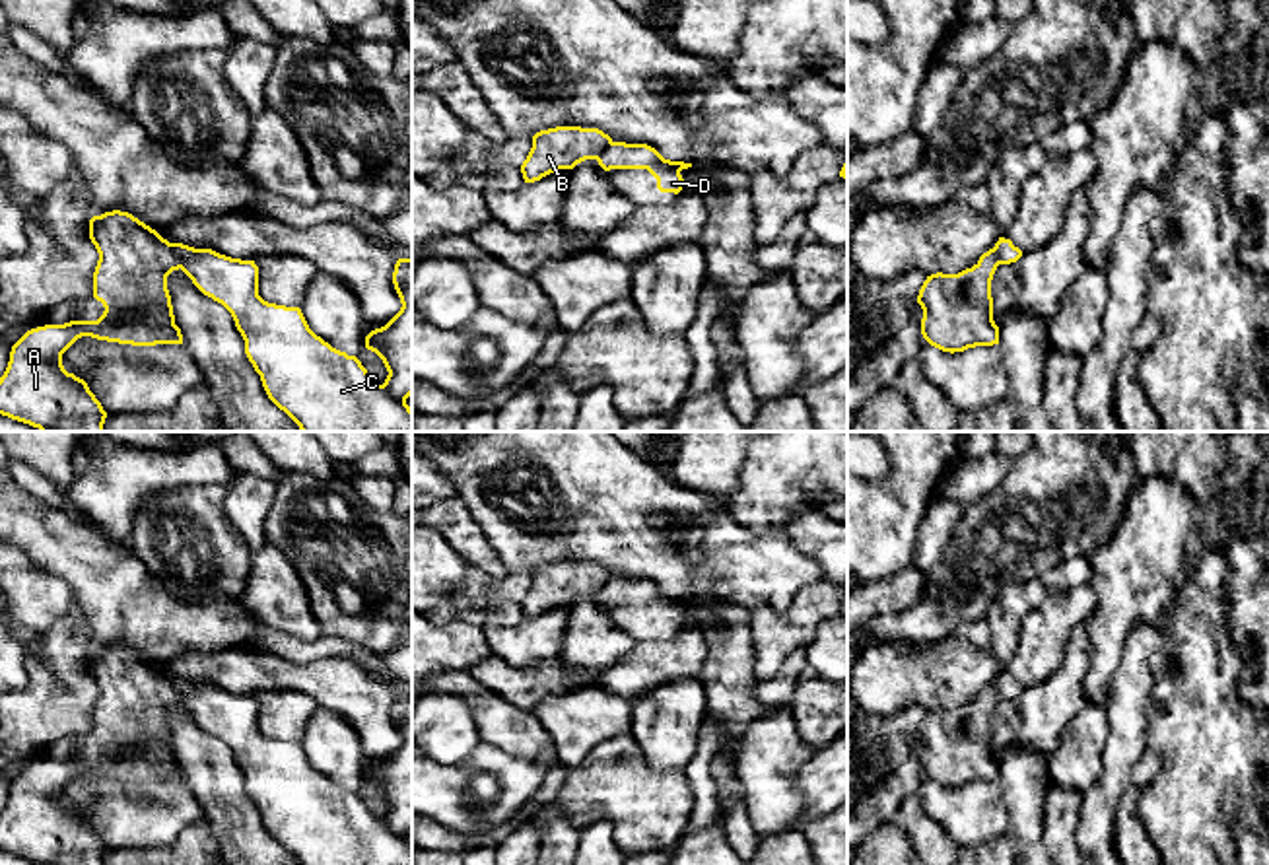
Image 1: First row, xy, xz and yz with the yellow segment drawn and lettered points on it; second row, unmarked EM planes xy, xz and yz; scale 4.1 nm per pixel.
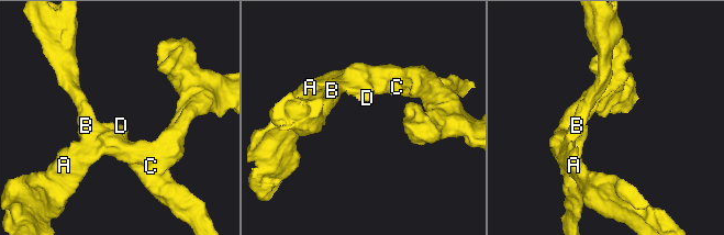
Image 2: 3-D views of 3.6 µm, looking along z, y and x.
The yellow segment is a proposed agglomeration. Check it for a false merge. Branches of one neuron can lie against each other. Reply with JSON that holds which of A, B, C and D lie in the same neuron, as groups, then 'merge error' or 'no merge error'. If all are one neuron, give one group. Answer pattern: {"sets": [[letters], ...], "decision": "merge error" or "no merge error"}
{"sets": [["A", "B"], ["C", "D"]], "decision": "merge error"}

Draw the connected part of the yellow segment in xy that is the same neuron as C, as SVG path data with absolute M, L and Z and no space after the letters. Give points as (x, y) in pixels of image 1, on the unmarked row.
M171 678L185 709L233 752L268 834L299 865L412 865L412 844L393 834L356 791L317 772L299 743L258 731L258 702Z

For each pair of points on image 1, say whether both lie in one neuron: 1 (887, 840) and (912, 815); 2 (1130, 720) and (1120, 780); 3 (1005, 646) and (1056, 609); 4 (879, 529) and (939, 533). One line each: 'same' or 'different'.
1: different
2: same
3: different
4: different

